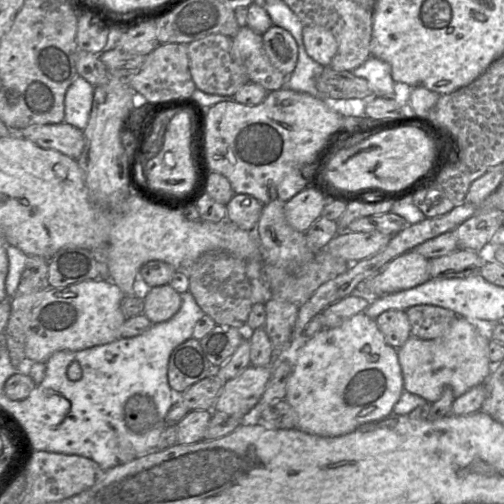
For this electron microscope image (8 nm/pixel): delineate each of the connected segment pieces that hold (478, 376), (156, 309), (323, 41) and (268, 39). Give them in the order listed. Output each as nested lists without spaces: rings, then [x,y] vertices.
[[[461,316],[451,323],[448,331],[440,338],[424,340],[411,335],[405,344],[397,349],[404,390],[433,403],[441,397],[445,389],[451,389],[454,396],[459,397],[472,387],[485,383],[494,366],[488,357],[489,341],[475,324]]]
[[[169,284],[152,287],[144,299],[143,314],[153,323],[172,318],[180,309],[182,297]]]
[[[304,26],[302,37],[307,54],[323,67],[329,66],[338,49],[333,34],[321,26]]]
[[[272,25],[262,34],[263,47],[273,67],[289,76],[295,69],[298,47],[293,36],[285,29]]]

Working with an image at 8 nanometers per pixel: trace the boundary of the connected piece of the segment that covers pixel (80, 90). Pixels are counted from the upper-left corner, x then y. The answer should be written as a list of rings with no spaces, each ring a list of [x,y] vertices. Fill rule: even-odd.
[[[77,75],[66,91],[64,122],[83,131],[89,121],[94,97],[94,86]]]

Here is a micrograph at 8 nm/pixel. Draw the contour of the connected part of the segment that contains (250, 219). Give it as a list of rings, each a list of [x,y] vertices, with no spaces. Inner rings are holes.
[[[235,194],[226,204],[227,220],[243,230],[253,230],[264,204],[249,194]]]

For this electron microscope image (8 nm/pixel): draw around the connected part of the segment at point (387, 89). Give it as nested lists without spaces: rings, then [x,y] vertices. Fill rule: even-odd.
[[[370,56],[351,73],[358,78],[366,80],[376,97],[403,97],[405,93],[412,89],[406,84],[395,83],[391,75],[390,65],[373,56]]]

